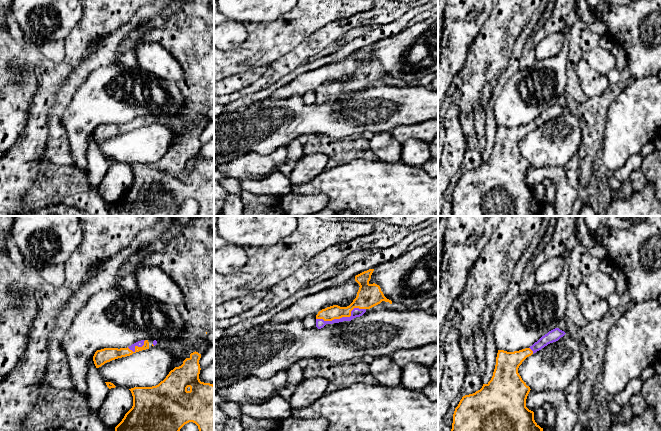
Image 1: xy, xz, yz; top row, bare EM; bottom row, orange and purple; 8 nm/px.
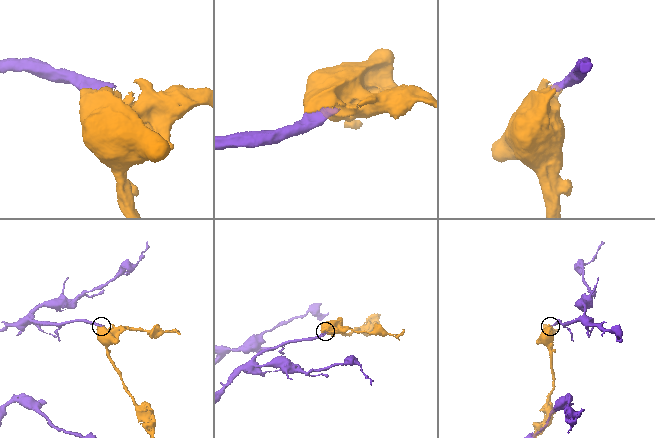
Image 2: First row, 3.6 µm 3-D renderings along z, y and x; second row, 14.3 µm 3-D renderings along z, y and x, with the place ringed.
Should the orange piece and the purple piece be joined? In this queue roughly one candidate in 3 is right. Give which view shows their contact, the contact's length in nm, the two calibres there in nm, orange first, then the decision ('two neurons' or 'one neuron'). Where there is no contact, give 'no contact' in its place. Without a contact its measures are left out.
xz | 400 nm | 170/80 nm | one neuron

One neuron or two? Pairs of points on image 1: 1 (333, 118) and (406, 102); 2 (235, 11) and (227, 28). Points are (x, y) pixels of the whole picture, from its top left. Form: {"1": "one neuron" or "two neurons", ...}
{"1": "one neuron", "2": "two neurons"}

